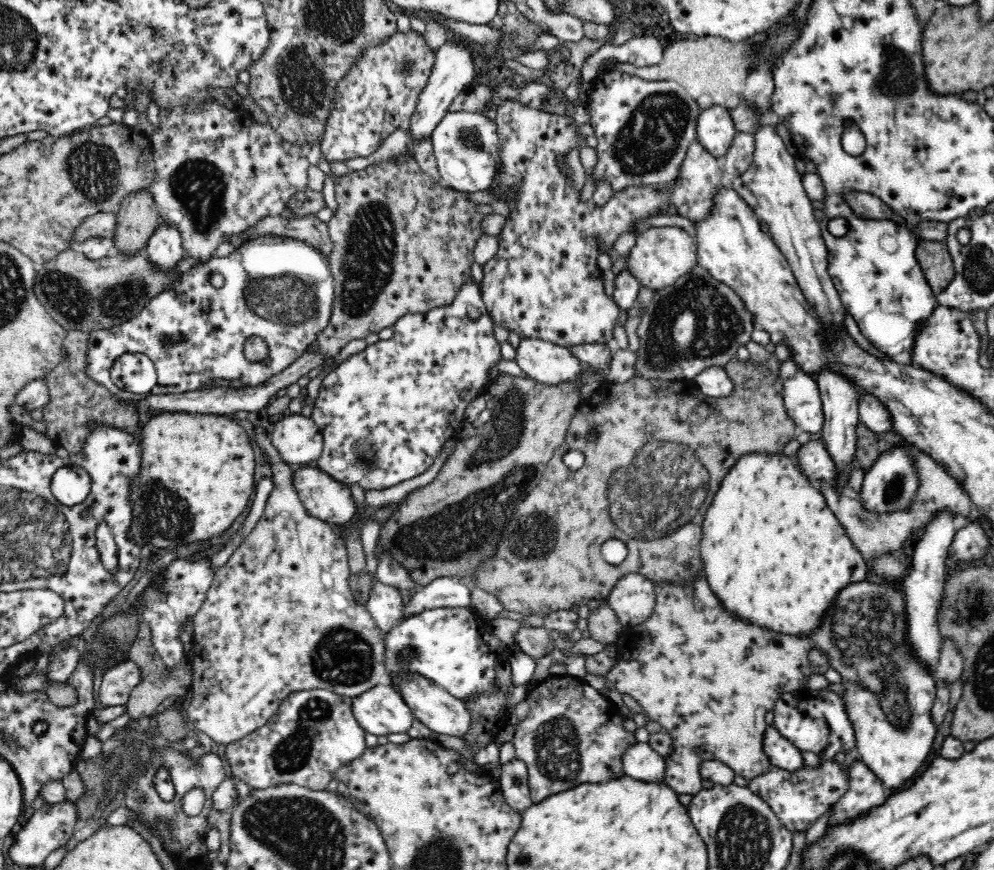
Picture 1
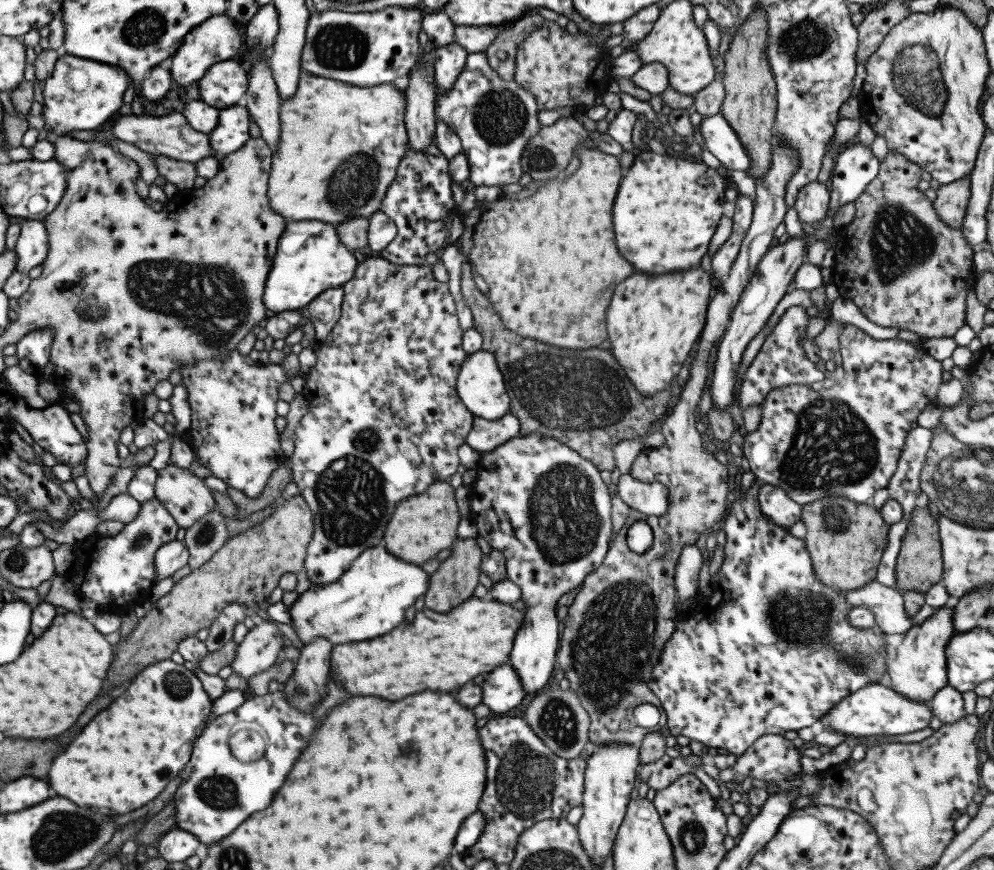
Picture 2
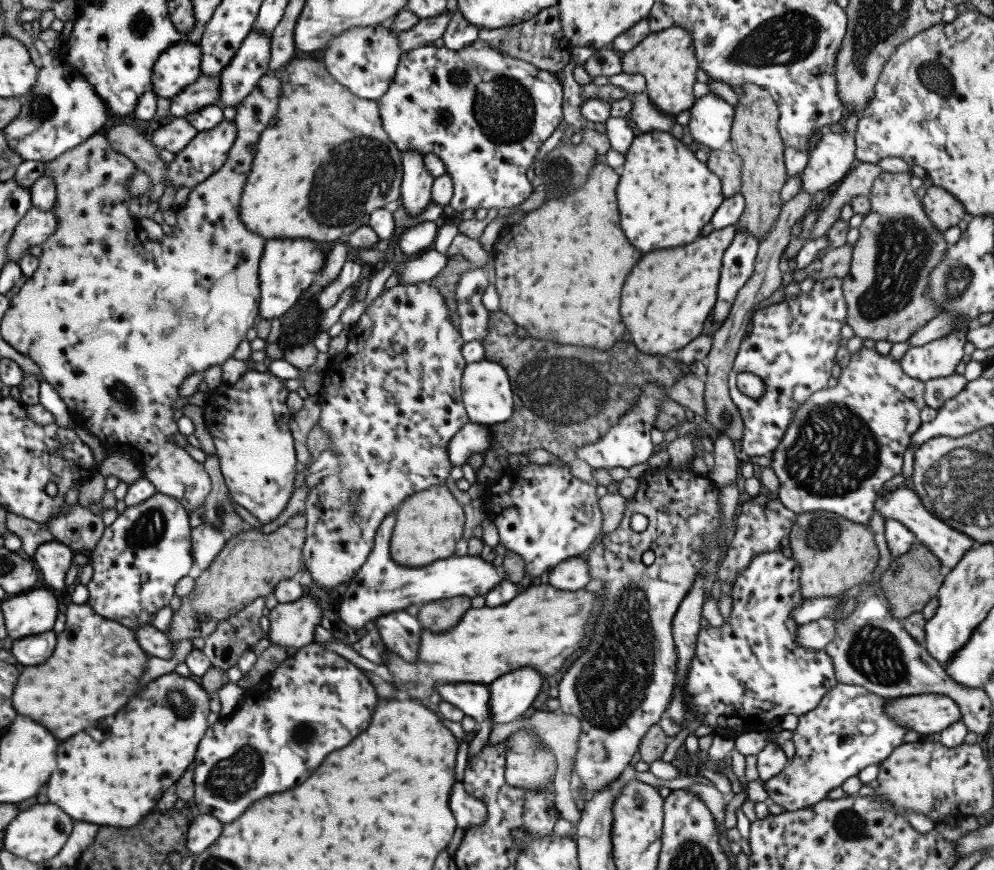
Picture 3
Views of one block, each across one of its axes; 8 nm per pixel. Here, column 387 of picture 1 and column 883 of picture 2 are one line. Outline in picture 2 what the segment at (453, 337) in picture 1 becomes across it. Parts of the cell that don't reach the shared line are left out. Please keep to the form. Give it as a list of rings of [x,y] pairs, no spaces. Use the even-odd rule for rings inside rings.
[[[838,325],[845,378],[830,388],[802,384],[774,388],[762,402],[758,428],[747,432],[742,446],[747,470],[763,484],[782,488],[801,505],[820,500],[825,495],[839,495],[856,504],[869,504],[876,490],[887,488],[898,468],[908,431],[918,425],[916,418],[928,404],[938,402],[938,387],[948,376],[941,361],[930,356],[923,346],[915,348],[898,338],[874,340],[855,325]]]

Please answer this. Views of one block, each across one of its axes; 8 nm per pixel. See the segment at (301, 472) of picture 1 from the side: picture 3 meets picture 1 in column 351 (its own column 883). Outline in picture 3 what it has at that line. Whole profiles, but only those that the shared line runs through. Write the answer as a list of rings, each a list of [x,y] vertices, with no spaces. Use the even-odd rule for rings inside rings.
[[[907,484],[900,486],[890,492],[878,493],[878,497],[874,501],[874,510],[884,518],[884,520],[898,520],[901,522],[916,538],[917,542],[924,544],[936,558],[940,560],[941,564],[954,568],[964,557],[964,553],[972,547],[977,546],[974,541],[966,534],[954,530],[948,524],[944,524],[935,515],[930,514],[928,509],[922,504],[921,498],[913,491],[912,487]]]

